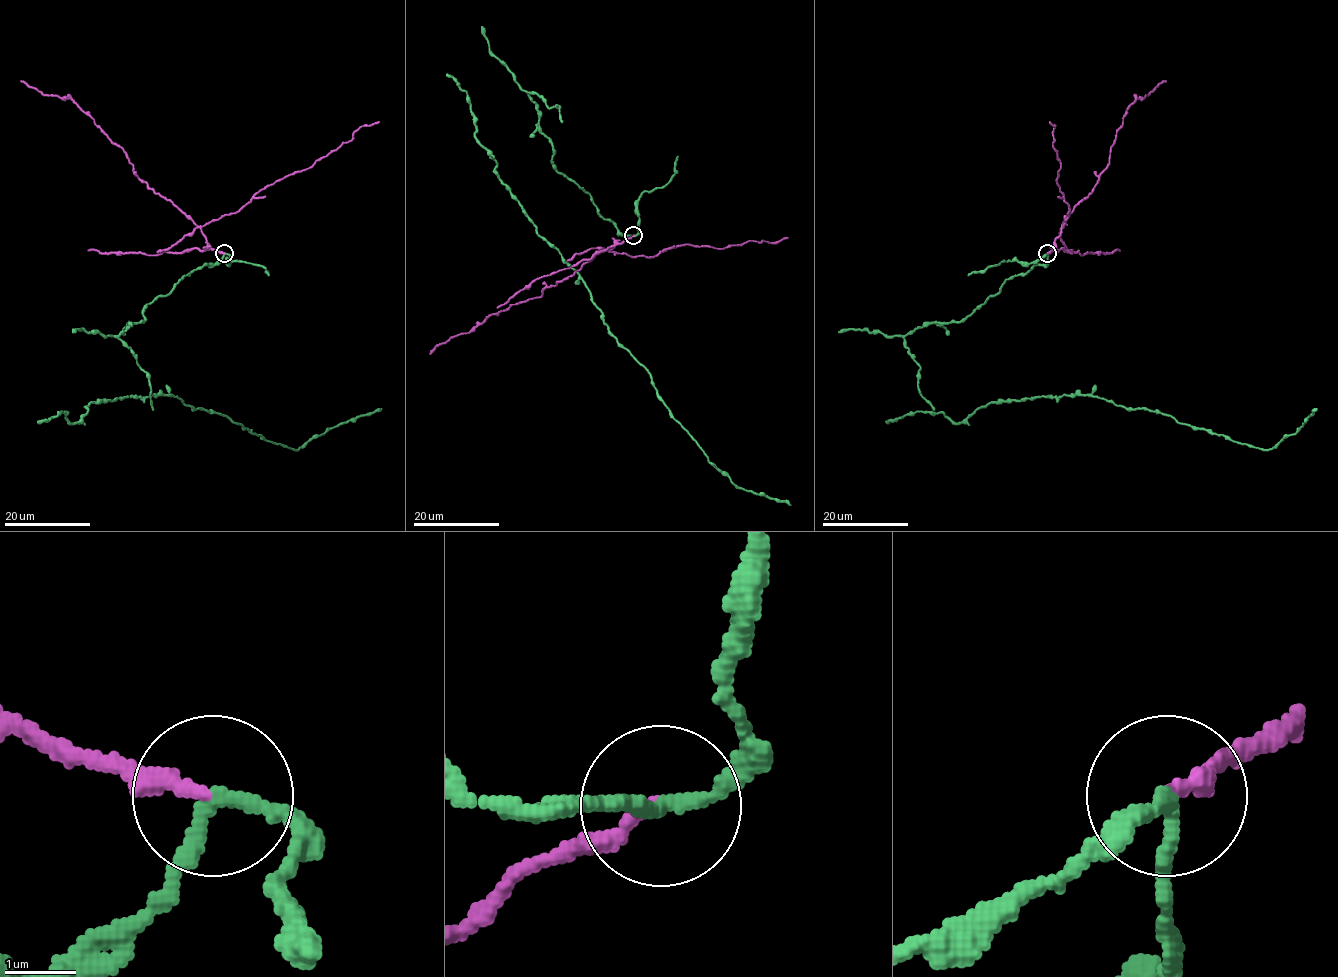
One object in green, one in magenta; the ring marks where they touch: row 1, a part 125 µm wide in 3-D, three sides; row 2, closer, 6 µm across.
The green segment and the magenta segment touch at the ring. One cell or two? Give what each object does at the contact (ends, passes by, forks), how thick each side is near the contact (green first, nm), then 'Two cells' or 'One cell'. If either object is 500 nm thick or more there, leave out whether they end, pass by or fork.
At the ring green passes by. At the ring magenta ends. Thickness 200 nm (green) against 190 nm. Two cells

